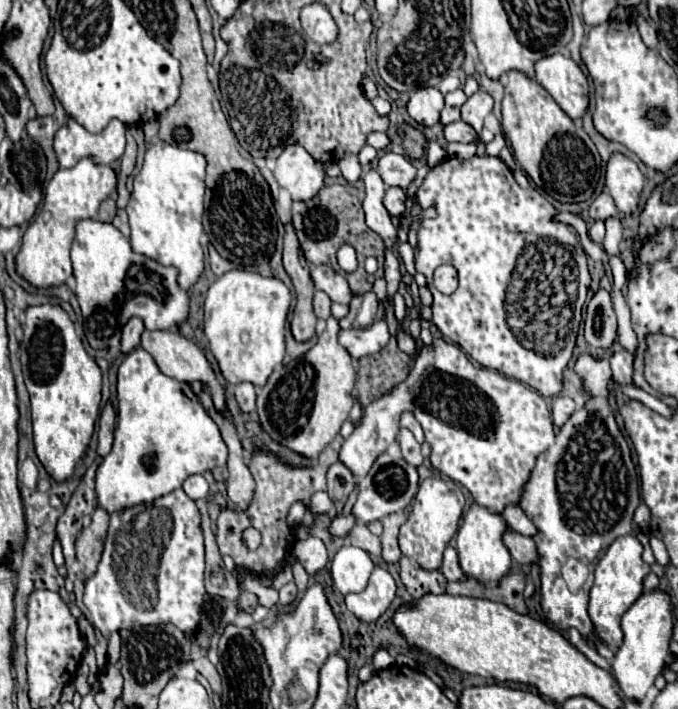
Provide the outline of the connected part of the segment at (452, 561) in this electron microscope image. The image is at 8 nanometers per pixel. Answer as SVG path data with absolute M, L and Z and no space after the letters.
M448 545L448 547L446 547L446 551L444 551L444 563L442 563L440 571L444 573L444 577L446 577L448 581L458 581L458 579L462 579L462 577L464 577L462 569L460 569L460 565L458 565L456 549L454 549L454 547L450 547L450 545Z

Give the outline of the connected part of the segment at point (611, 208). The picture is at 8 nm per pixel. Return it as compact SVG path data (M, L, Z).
M602 191L600 195L594 197L594 201L590 205L590 217L592 219L600 219L600 221L606 221L612 215L618 215L618 209L614 205L614 199L610 199L610 193Z

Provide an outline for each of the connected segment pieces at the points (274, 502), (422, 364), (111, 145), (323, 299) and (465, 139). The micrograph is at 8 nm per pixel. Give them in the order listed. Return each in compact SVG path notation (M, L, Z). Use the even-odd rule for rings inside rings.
M258 447L252 451L252 457L248 461L248 469L256 481L256 491L250 507L246 511L238 509L222 509L216 521L216 541L222 555L230 555L234 563L246 571L250 571L254 577L270 577L276 573L276 569L282 569L282 563L286 559L286 553L290 551L290 543L294 543L294 533L290 525L286 523L288 509L294 501L312 497L316 491L326 491L326 471L320 465L314 467L294 467L290 463L280 461L274 453ZM248 527L256 527L262 533L262 545L256 551L250 551L242 539L242 531Z
M434 339L430 347L422 345L418 349L416 359L410 367L410 375L402 383L398 383L390 393L364 407L362 419L358 421L354 433L342 443L340 461L356 477L364 477L378 459L378 455L382 455L396 441L400 433L400 415L404 411L410 411L414 415L418 411L418 423L422 425L426 441L431 445L431 466L442 475L462 483L478 505L494 513L502 513L506 505L518 503L520 487L528 481L536 457L554 443L552 413L540 393L498 371L476 367L456 343Z
M70 117L68 123L58 129L54 139L54 151L58 155L60 167L74 167L74 163L88 155L92 155L96 163L108 165L122 157L124 147L126 125L118 119L112 119L102 133L94 135Z
M322 291L314 293L314 313L316 313L318 319L328 319L330 317L330 305L332 305L332 301L326 293L322 293Z
M454 121L450 125L444 127L444 139L448 143L456 143L456 141L462 141L462 143L470 143L478 137L478 133L464 121Z

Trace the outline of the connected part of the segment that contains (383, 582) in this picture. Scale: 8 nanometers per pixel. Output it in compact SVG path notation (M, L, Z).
M374 567L368 587L360 593L346 595L346 607L360 621L376 621L392 603L396 595L396 581L384 567Z

